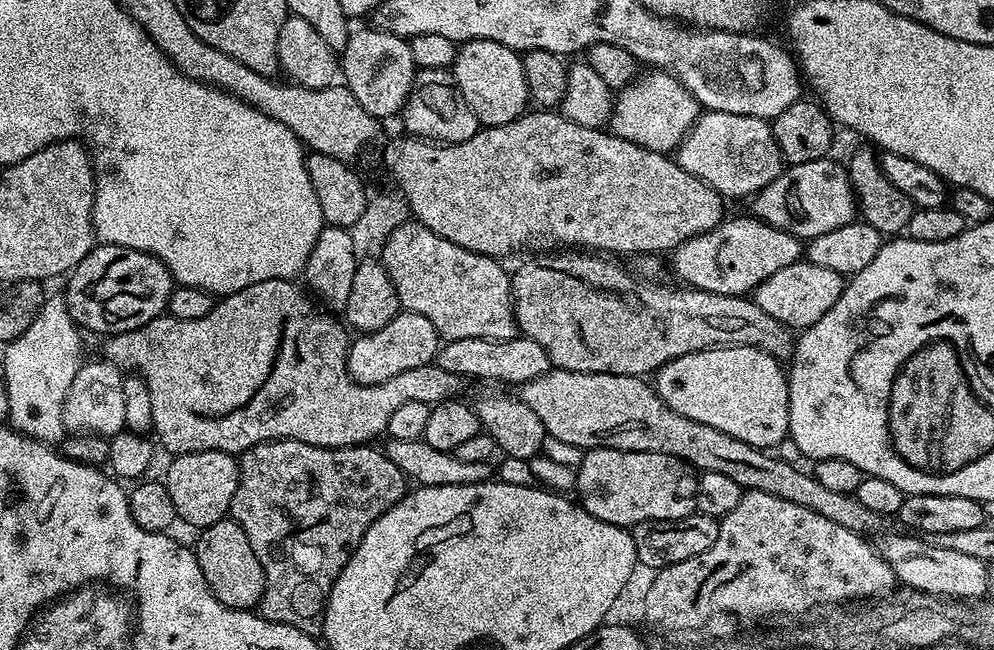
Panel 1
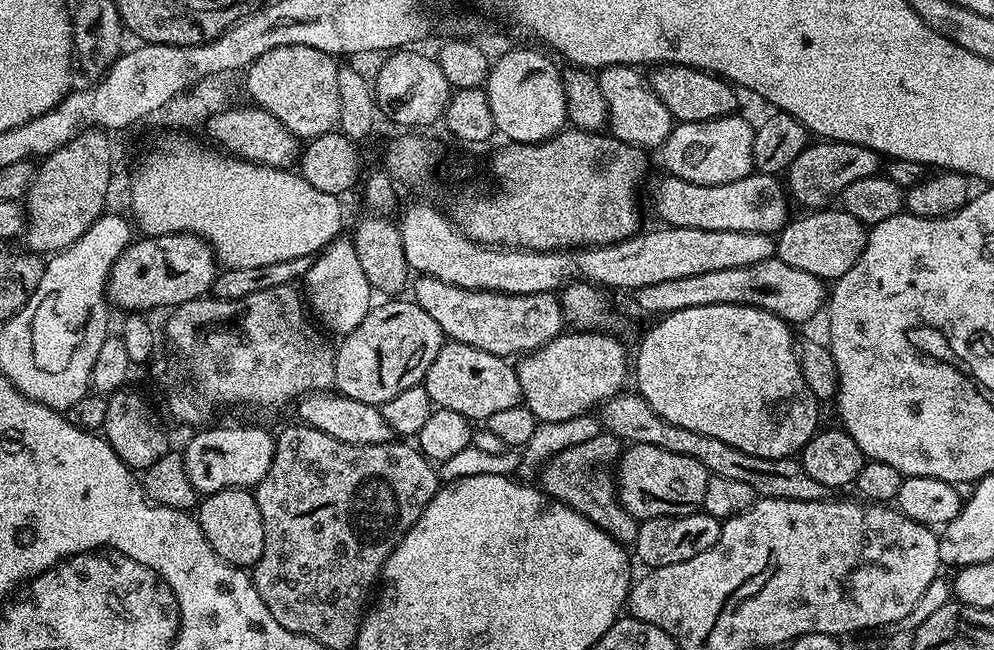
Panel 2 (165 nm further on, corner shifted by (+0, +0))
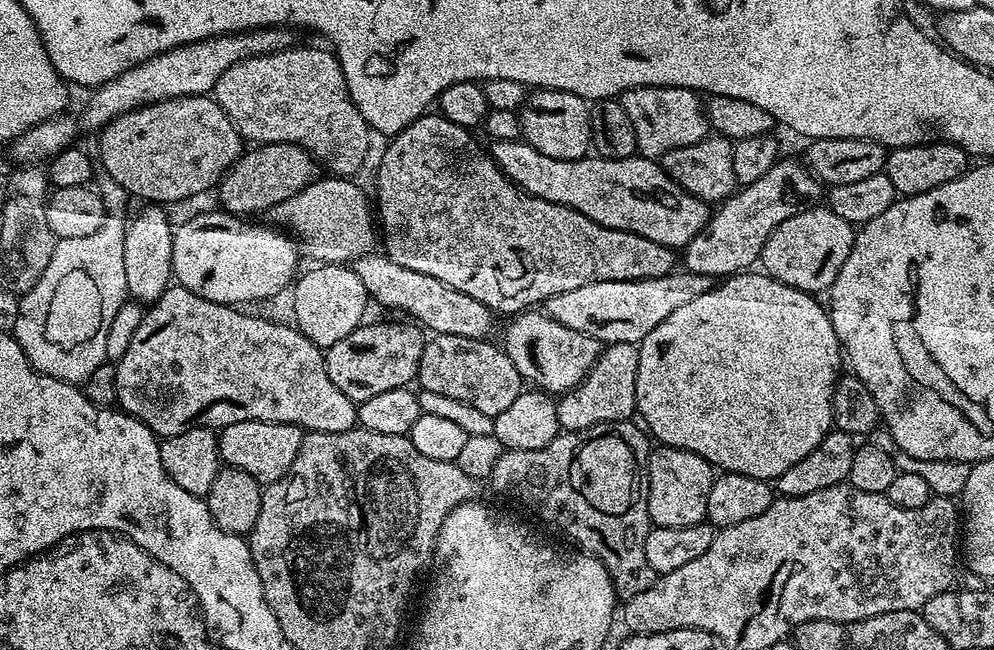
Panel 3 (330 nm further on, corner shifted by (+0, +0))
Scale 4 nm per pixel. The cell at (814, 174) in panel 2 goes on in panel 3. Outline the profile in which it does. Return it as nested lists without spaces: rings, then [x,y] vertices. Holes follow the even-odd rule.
[[[781,158],[774,166],[770,166],[770,170],[766,170],[766,174],[762,174],[762,178],[737,187],[732,195],[719,201],[717,208],[720,209],[717,212],[715,209],[709,215],[706,226],[702,226],[702,230],[698,230],[698,234],[694,234],[694,238],[690,238],[688,245],[682,249],[683,267],[694,274],[706,274],[713,278],[727,278],[738,272],[749,271],[759,261],[766,238],[770,238],[770,234],[774,234],[774,230],[778,230],[778,226],[782,226],[786,218],[804,211],[805,208],[819,205],[821,200],[822,185],[807,167],[801,161],[799,164],[796,160]]]

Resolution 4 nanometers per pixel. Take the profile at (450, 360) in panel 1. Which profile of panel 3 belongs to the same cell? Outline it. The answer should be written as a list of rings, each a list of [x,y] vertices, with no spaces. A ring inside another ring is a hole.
[[[610,344],[601,351],[588,377],[556,400],[558,422],[565,432],[586,430],[595,424],[627,420],[636,412],[639,347],[635,344]]]

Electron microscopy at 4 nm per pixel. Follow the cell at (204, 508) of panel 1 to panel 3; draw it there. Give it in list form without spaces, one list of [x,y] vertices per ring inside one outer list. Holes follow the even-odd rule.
[[[257,420],[234,422],[219,429],[220,458],[227,467],[246,470],[246,474],[254,477],[260,485],[267,486],[285,476],[290,466],[294,466],[294,458],[298,458],[304,433],[305,429],[297,424],[275,424]]]

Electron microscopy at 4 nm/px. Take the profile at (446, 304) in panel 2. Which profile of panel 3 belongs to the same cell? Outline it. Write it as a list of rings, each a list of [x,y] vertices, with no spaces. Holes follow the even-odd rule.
[[[525,310],[515,313],[512,320],[504,328],[504,353],[514,362],[518,374],[529,385],[535,386],[541,392],[549,394],[563,394],[588,377],[588,372],[596,364],[596,359],[602,351],[601,341],[590,338],[590,334],[582,334],[570,326],[562,326],[562,322],[554,322],[543,310]]]

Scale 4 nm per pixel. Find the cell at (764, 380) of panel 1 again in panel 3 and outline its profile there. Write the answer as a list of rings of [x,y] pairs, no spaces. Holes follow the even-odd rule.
[[[760,270],[738,272],[734,276],[721,279],[709,292],[693,298],[687,306],[674,310],[666,322],[658,322],[650,334],[641,340],[638,347],[638,382],[636,383],[636,412],[643,427],[650,433],[653,441],[665,448],[677,448],[698,454],[720,472],[737,472],[750,478],[775,482],[794,462],[802,462],[828,432],[833,431],[832,395],[836,389],[836,381],[842,375],[842,349],[838,334],[834,334],[832,320],[828,316],[828,308],[820,304],[815,295],[797,288],[786,286]]]

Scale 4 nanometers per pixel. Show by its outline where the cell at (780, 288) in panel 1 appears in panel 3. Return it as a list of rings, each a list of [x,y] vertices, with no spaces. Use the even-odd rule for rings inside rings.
[[[673,270],[662,278],[646,278],[644,281],[590,282],[590,286],[578,286],[578,290],[554,294],[544,301],[542,308],[550,318],[554,318],[554,322],[562,322],[562,326],[570,326],[582,334],[590,334],[590,338],[605,345],[639,345],[646,334],[658,326],[658,322],[666,322],[674,310],[687,306],[693,298],[706,294],[713,287],[713,277],[706,274]]]

